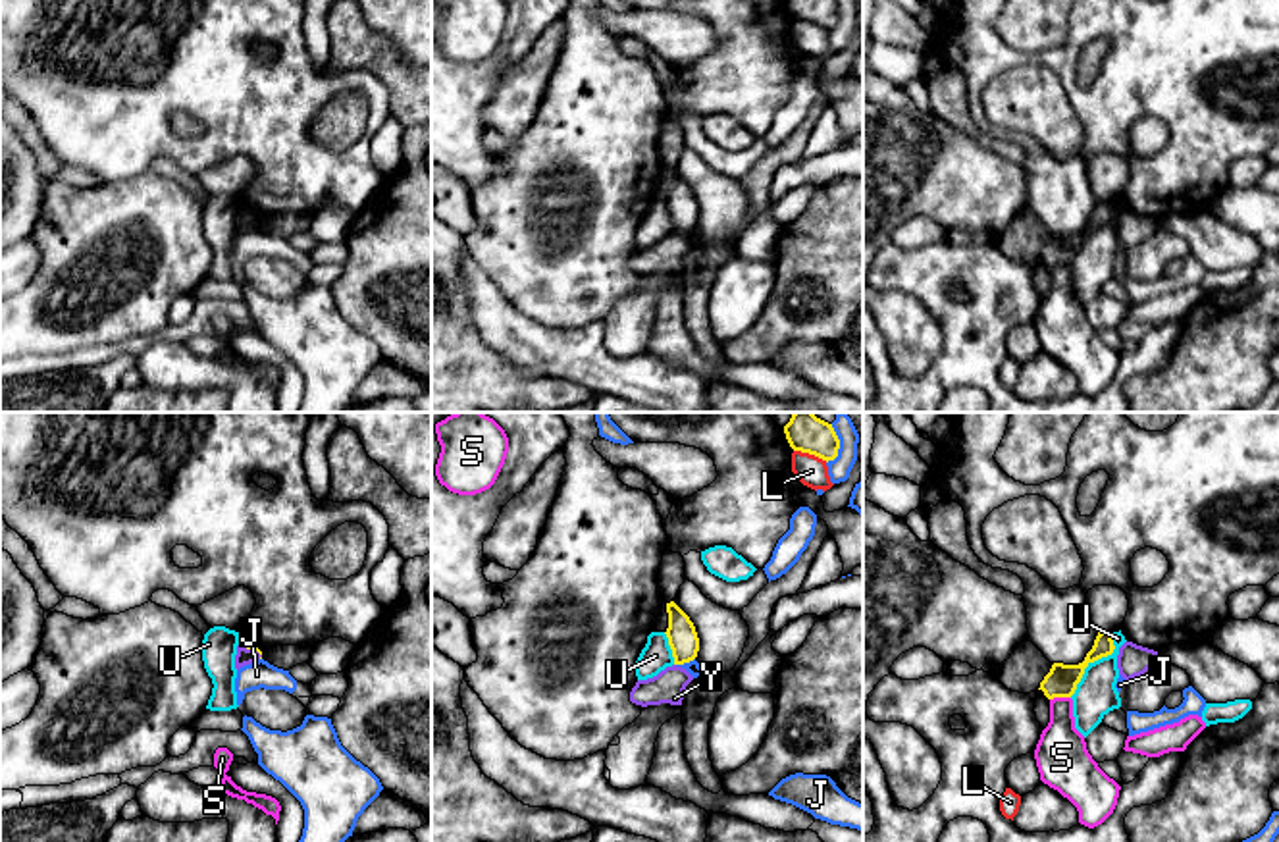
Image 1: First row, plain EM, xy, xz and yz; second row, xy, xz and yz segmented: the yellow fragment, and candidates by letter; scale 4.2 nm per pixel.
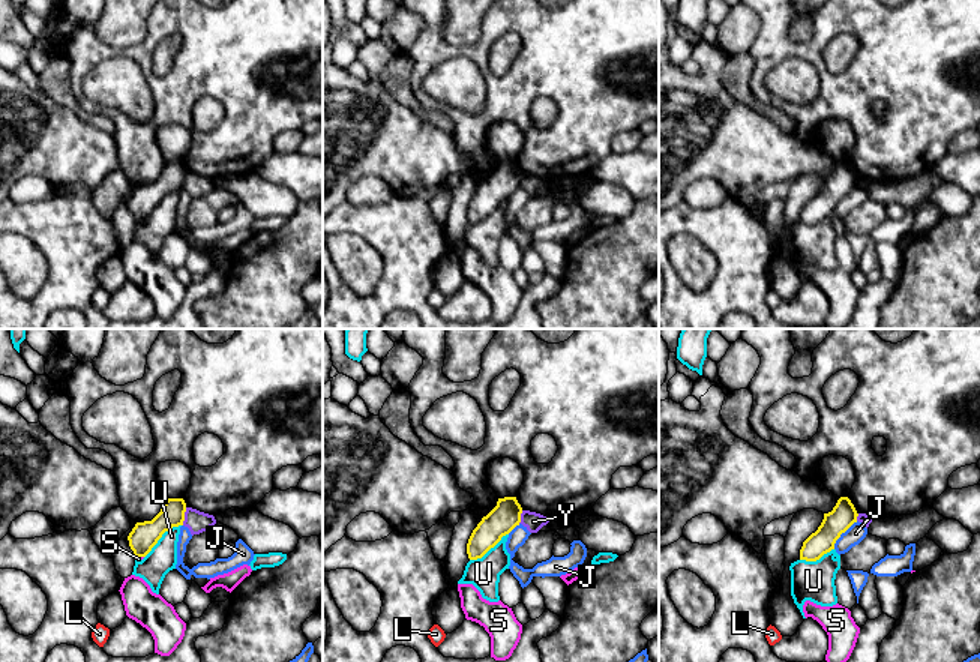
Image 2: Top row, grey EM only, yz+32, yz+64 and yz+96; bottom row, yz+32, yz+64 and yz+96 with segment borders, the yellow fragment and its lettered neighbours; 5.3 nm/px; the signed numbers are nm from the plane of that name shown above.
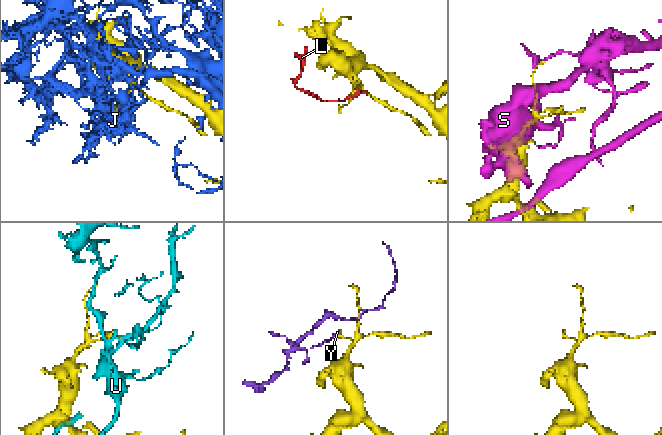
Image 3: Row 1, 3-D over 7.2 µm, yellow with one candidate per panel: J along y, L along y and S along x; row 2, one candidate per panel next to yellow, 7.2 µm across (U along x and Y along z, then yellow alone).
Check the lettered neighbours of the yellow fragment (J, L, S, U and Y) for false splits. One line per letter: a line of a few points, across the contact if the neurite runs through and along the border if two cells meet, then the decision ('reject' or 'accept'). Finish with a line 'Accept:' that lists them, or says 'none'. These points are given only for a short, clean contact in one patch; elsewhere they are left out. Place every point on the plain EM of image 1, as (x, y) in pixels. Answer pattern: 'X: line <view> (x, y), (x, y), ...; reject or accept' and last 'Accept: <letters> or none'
J: reject
L: line xz (794, 18), (827, 29); reject
S: reject
U: reject
Y: line xy (239, 212), (255, 218), (261, 226); reject
Accept: none

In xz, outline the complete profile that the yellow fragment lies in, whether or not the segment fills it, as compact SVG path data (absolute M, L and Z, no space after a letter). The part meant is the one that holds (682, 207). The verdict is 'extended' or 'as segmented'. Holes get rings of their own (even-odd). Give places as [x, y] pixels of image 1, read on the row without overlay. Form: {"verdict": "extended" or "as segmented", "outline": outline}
{"verdict": "as segmented", "outline": "M666 171L668 197L666 206L672 218L674 233L690 231L697 225L699 206L690 185L674 171Z"}

